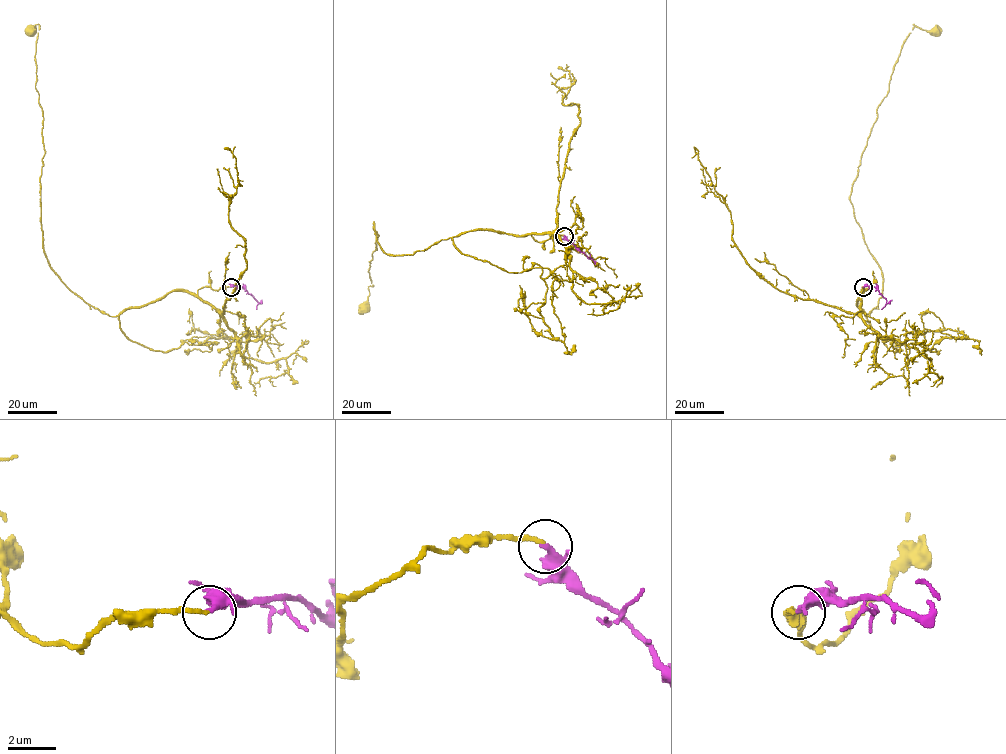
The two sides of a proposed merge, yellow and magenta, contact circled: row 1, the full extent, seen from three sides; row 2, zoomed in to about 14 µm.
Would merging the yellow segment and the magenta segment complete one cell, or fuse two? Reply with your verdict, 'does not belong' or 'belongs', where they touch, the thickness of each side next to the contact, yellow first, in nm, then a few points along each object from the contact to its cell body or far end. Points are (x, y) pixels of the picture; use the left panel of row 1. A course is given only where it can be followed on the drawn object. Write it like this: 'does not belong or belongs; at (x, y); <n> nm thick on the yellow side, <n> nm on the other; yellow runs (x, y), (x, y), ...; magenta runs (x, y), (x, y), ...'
belongs; at (231, 287); 170 nm thick on the yellow side, 360 nm on the other; yellow runs (230, 287), (169, 291), (109, 316), (57, 276), (43, 248), (38, 24), (32, 32); magenta runs (230, 287), (241, 286), (255, 299), (256, 309)

